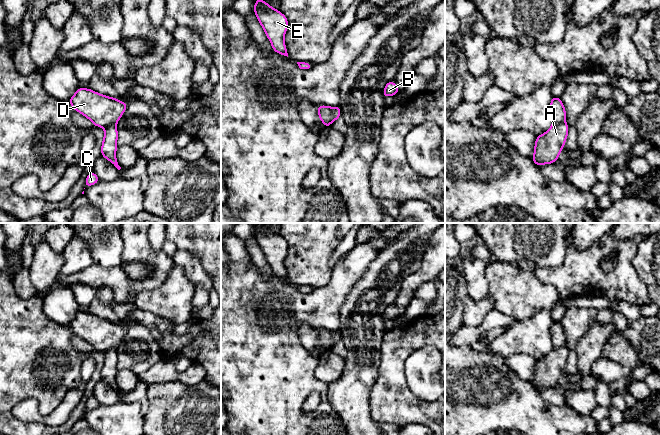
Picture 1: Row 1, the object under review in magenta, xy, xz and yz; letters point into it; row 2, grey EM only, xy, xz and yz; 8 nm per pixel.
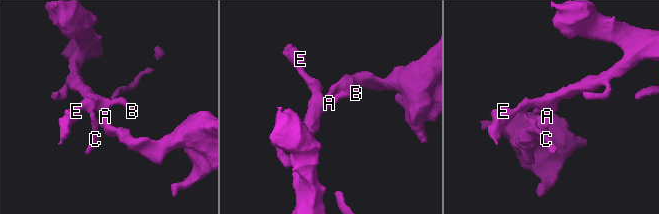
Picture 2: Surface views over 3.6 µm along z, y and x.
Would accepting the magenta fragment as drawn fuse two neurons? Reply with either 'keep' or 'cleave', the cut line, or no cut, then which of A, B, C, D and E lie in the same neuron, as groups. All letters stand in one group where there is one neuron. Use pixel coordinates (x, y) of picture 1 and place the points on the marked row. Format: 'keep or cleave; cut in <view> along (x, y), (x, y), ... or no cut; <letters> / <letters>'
cleave; cut in xz along (333, 107), (331, 121); A / B C D E

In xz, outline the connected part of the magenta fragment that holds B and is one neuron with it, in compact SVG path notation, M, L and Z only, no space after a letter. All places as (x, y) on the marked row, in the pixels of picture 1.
M390 81L386 83L384 90L383 90L383 97L394 96L399 93L399 89L397 87L397 83Z

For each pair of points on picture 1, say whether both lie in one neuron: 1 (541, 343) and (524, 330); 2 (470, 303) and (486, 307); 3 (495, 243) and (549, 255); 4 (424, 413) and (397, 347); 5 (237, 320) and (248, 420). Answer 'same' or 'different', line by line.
1: same
2: same
3: same
4: same
5: same

